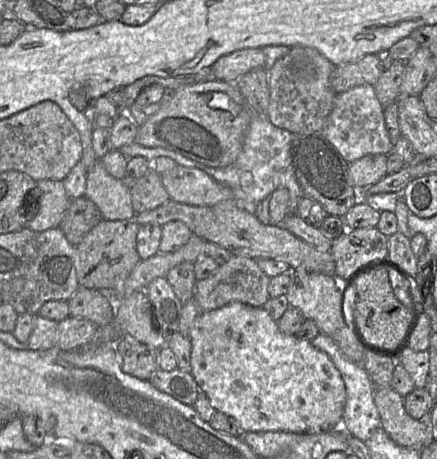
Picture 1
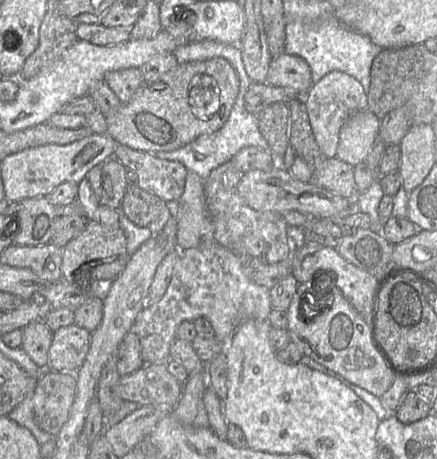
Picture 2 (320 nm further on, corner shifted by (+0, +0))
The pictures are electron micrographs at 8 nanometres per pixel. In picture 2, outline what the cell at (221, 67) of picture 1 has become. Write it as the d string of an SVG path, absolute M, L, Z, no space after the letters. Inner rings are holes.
M284 52L272 58L266 83L291 88L297 92L297 95L305 96L313 85L311 69L303 58Z

